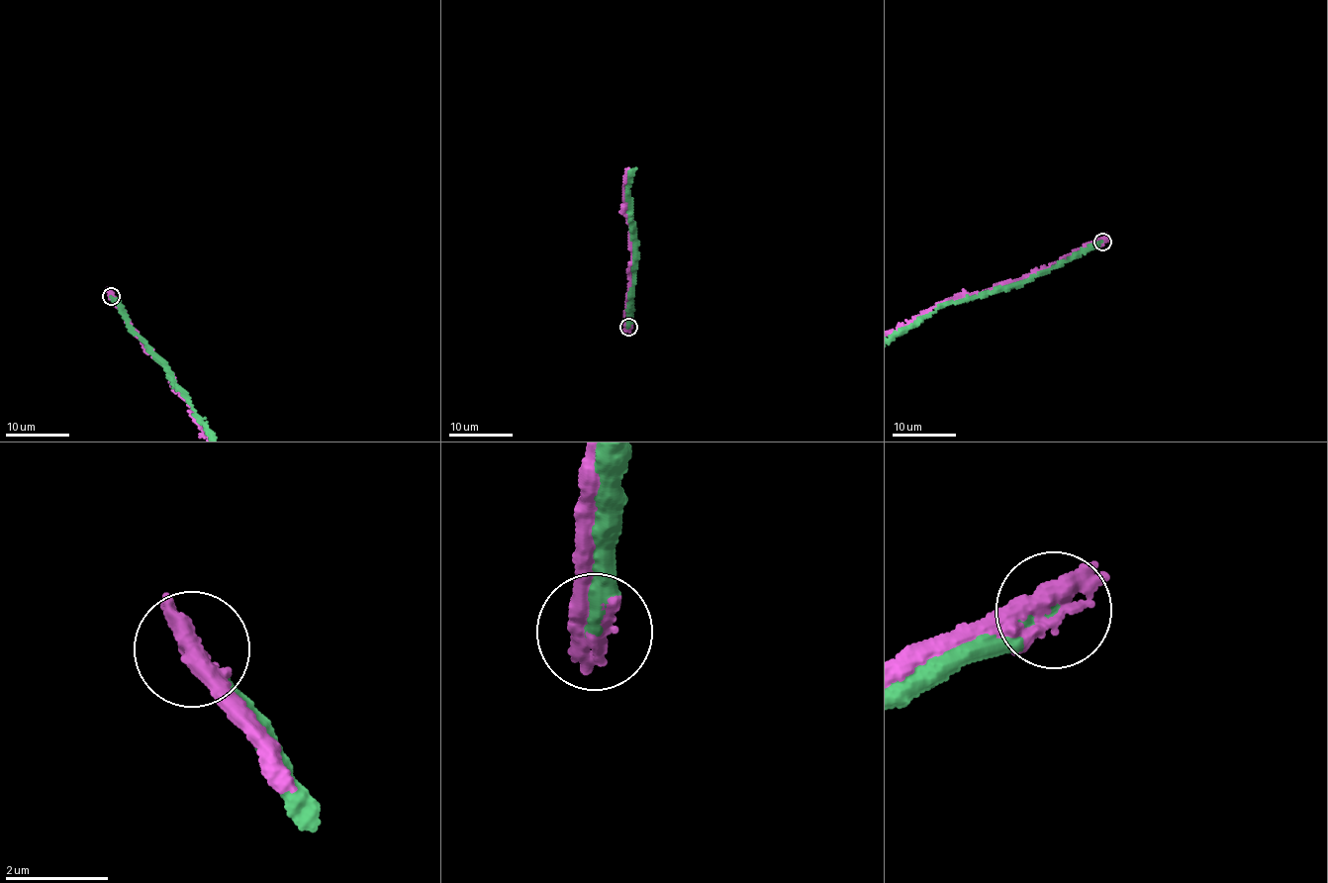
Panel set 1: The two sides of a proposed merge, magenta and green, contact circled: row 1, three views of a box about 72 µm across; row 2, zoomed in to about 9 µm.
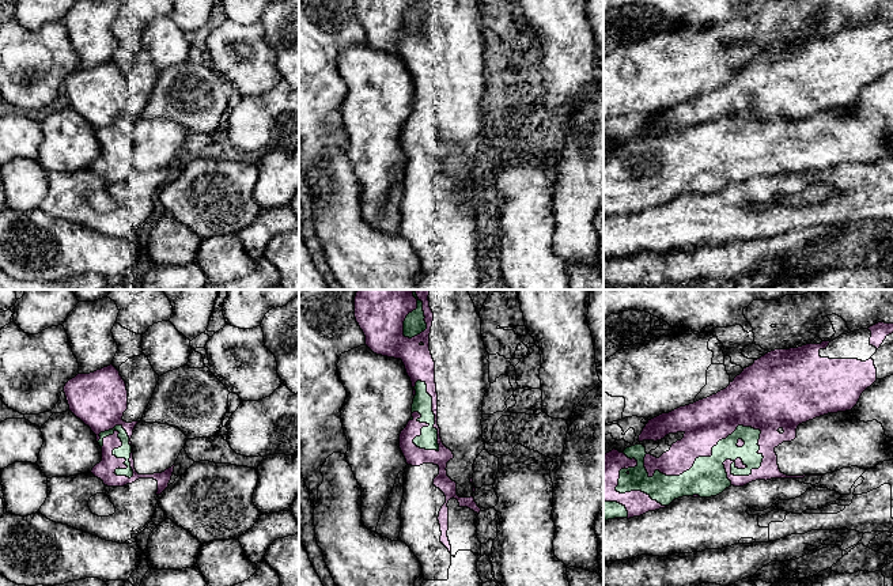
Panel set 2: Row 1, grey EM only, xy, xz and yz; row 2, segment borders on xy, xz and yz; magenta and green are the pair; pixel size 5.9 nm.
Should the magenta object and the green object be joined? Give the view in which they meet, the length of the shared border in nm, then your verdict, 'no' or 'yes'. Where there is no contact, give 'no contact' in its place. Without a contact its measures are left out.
yz | 750 nm | no

